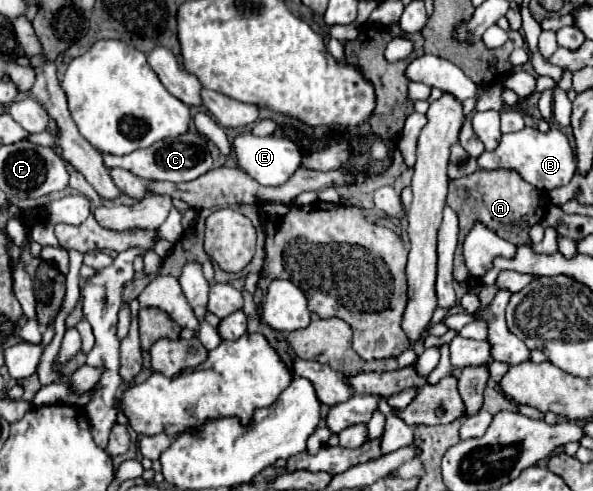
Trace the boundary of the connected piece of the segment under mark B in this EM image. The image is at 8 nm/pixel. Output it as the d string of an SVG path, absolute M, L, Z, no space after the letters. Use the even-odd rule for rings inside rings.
M551 123L551 129L547 133L541 133L535 127L525 127L521 131L501 135L497 149L483 151L481 157L477 157L477 165L479 169L513 169L525 181L533 183L539 191L551 191L555 187L567 185L575 175L575 153L569 145L567 135Z

